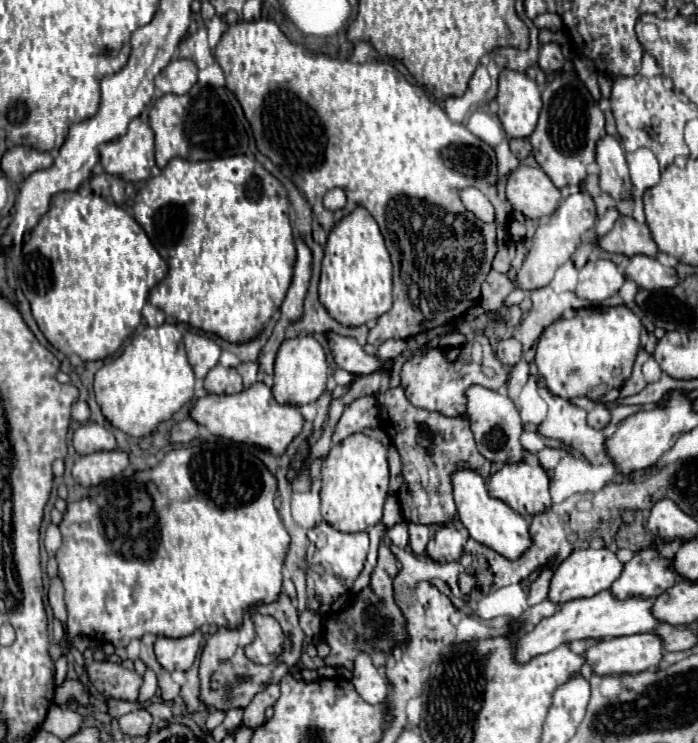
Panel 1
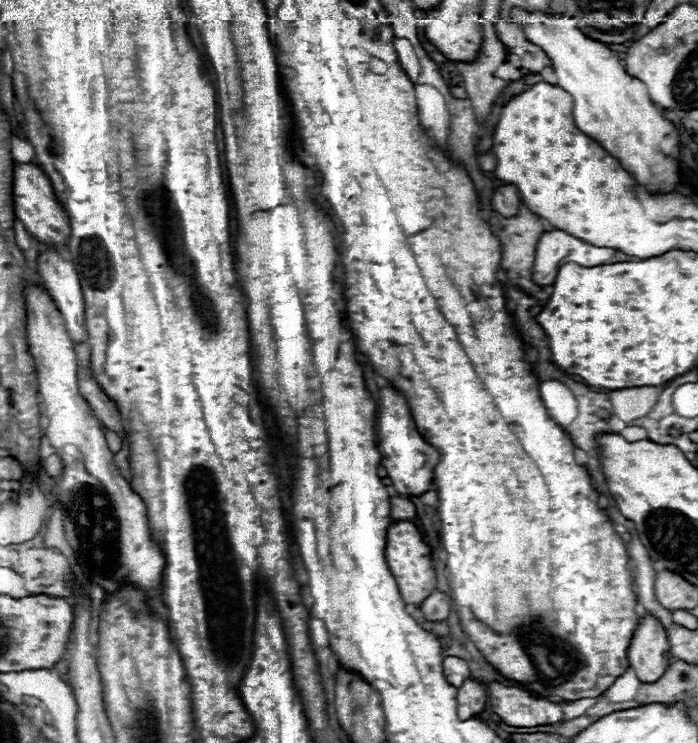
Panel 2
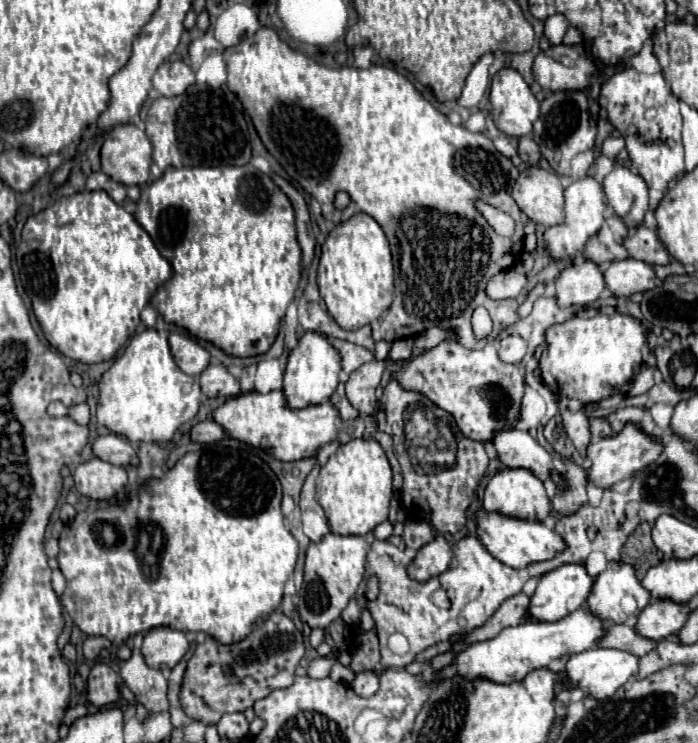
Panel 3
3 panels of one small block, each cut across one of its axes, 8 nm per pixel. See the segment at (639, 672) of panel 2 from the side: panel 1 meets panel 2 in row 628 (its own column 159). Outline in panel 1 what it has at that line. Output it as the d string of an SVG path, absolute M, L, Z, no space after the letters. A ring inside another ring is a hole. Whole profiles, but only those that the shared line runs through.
M196 630L190 636L184 638L166 638L166 636L158 636L154 642L154 654L156 660L160 662L160 666L168 672L174 670L188 670L200 650L200 640L202 634L200 630Z

